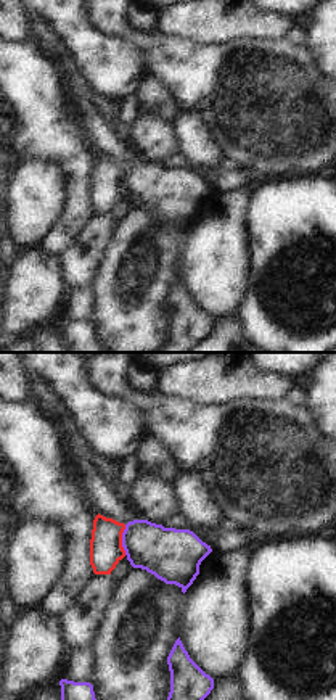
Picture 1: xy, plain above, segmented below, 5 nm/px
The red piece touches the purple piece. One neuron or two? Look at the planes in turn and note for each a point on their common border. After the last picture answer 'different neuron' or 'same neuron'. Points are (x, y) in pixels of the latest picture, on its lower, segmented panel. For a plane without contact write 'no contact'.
(121, 539)

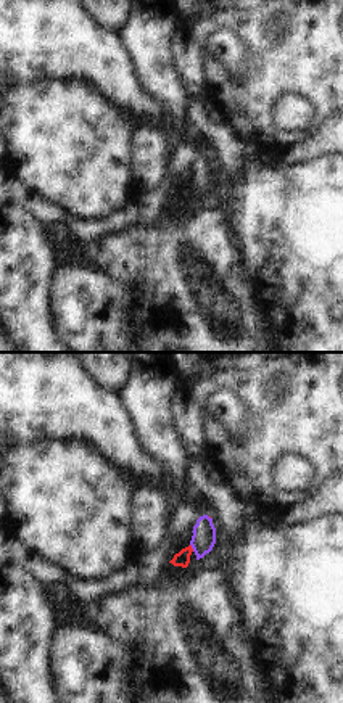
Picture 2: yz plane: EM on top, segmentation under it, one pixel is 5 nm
(190, 547)

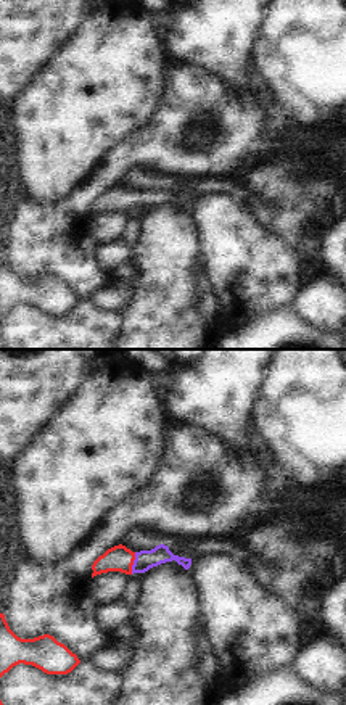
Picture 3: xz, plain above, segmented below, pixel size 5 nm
(132, 564)

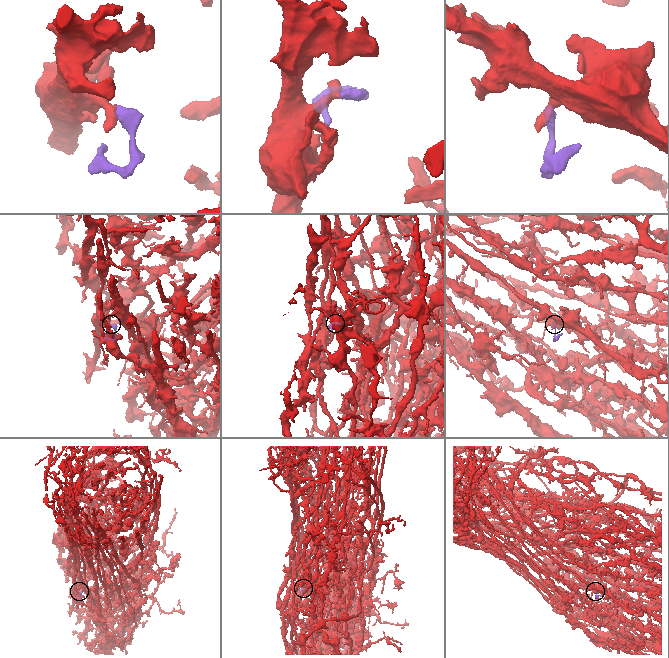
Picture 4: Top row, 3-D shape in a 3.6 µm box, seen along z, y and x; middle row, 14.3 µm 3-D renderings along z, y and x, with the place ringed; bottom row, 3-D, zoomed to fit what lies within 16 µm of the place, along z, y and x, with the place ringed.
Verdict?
same neuron

